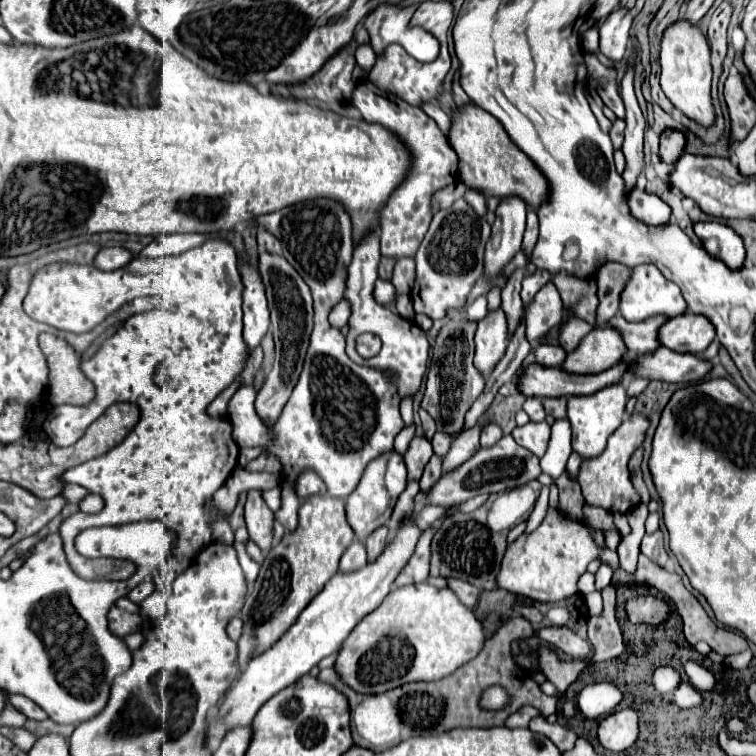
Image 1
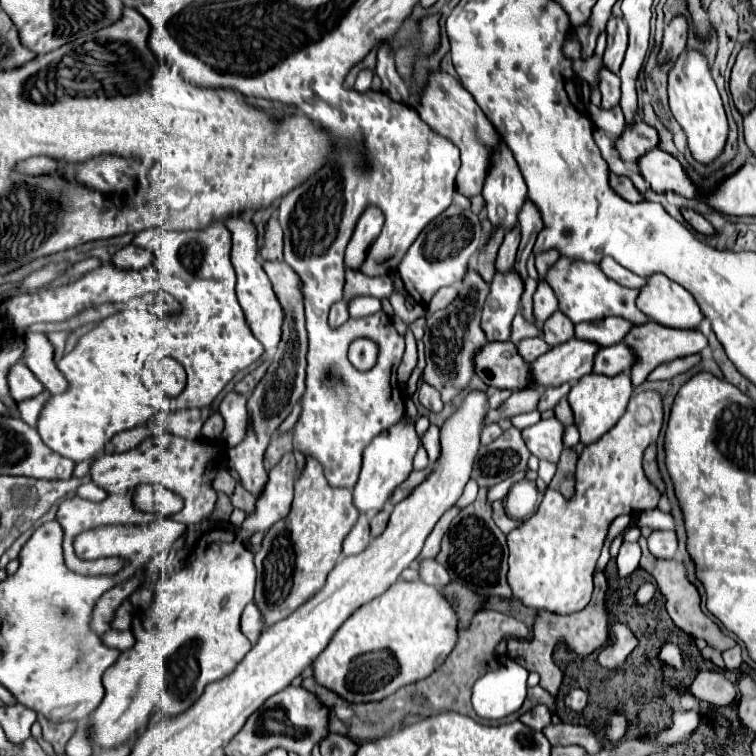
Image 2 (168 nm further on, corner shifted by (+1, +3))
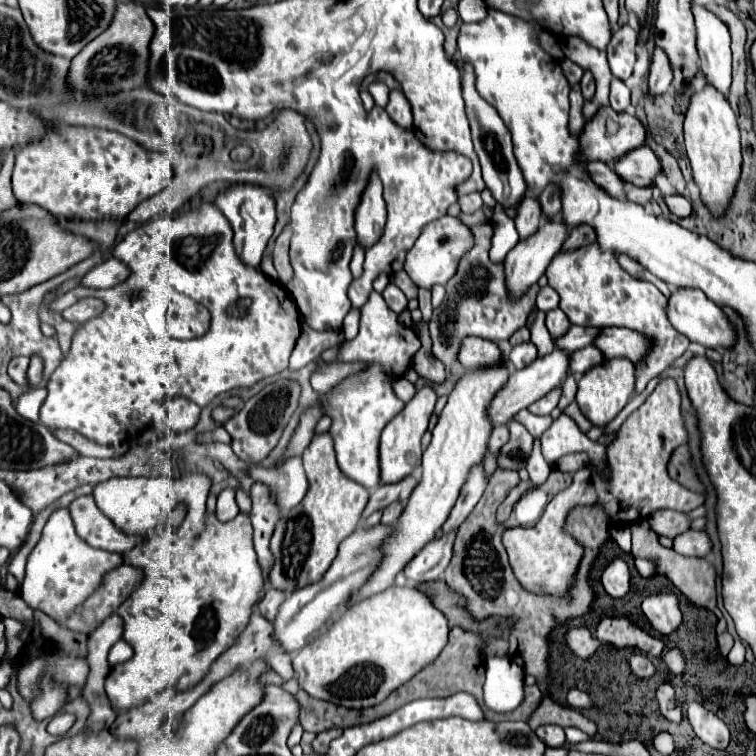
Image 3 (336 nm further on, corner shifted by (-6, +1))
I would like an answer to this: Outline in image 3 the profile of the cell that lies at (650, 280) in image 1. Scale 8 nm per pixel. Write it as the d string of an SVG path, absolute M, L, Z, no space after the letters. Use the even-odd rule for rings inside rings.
M673 288L671 296L667 300L667 318L671 326L687 336L691 342L697 342L705 348L727 348L735 344L735 332L723 314L723 310L705 296L705 292L695 288Z

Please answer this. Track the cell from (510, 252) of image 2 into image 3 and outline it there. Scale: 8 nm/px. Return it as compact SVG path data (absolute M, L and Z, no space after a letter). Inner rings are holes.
M527 192L525 200L521 200L521 204L517 206L517 232L519 232L519 240L527 240L529 236L533 236L533 232L539 230L539 222L541 222L541 208L535 196L531 196Z

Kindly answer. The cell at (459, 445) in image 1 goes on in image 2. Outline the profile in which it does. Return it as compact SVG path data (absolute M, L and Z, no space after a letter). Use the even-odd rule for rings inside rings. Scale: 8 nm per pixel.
M526 388L526 390L512 390L512 396L502 404L498 410L488 410L486 424L500 422L504 418L532 412L538 408L538 400L544 394L544 388Z

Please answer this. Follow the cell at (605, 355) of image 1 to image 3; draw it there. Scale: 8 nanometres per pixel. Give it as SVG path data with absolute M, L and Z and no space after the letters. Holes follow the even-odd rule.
M555 348L551 354L537 358L533 364L511 372L507 386L495 396L495 402L491 404L491 420L493 420L493 424L495 426L497 424L507 424L513 418L513 414L517 414L519 410L527 408L529 404L543 398L551 390L561 388L563 380L569 376L569 364L571 364L571 354L561 350L561 348Z

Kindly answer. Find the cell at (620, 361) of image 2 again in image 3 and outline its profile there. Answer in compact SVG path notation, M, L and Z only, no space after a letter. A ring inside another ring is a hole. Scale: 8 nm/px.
M583 348L581 352L573 352L573 372L571 374L585 374L595 366L605 364L605 354L599 348Z

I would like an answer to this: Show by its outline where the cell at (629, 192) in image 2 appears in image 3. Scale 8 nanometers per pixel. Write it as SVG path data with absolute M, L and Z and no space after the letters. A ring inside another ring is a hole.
M593 160L587 164L587 172L595 184L599 184L601 188L605 188L605 192L609 192L609 196L613 198L625 196L625 180L615 170L611 170L609 164Z

